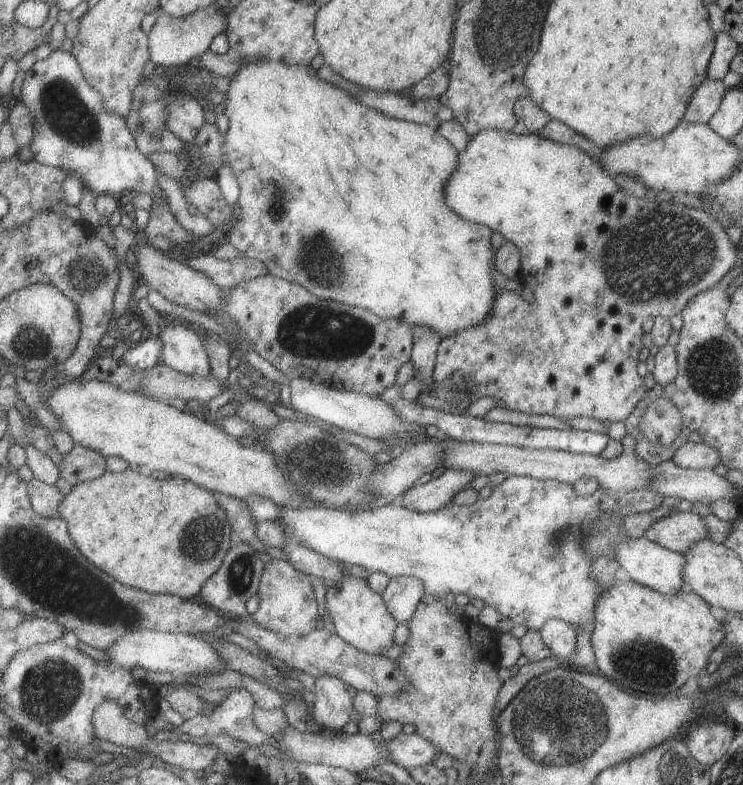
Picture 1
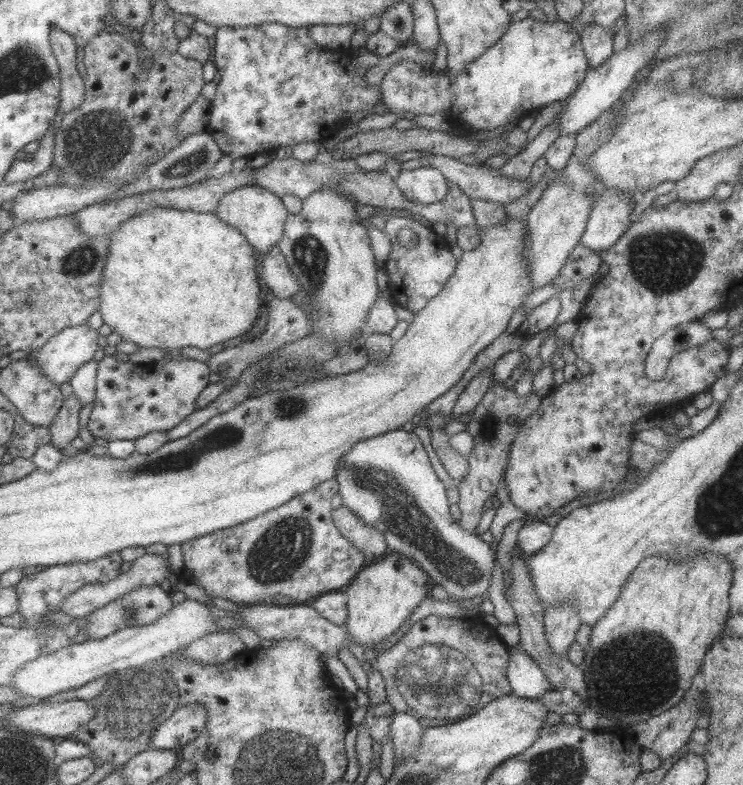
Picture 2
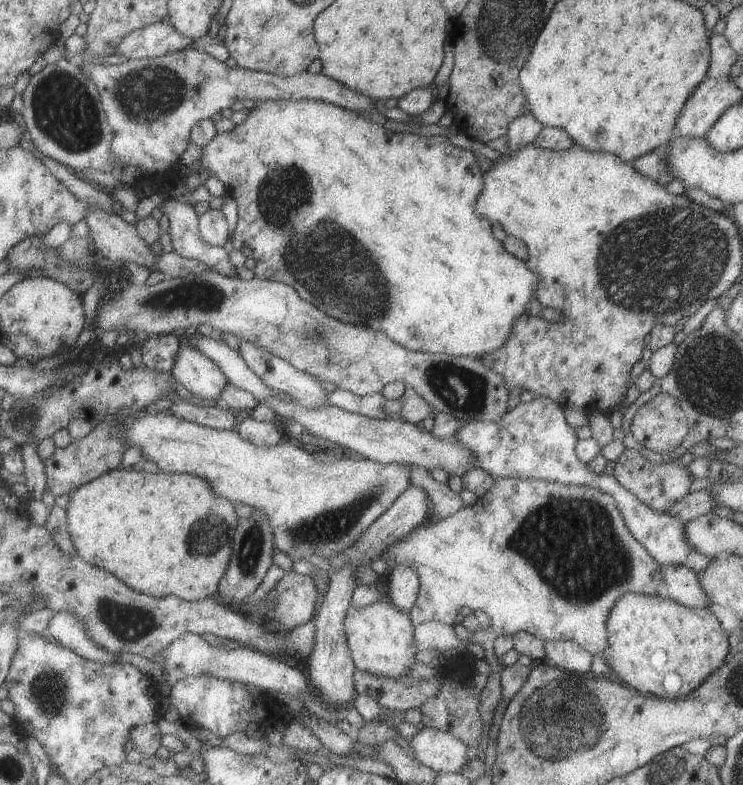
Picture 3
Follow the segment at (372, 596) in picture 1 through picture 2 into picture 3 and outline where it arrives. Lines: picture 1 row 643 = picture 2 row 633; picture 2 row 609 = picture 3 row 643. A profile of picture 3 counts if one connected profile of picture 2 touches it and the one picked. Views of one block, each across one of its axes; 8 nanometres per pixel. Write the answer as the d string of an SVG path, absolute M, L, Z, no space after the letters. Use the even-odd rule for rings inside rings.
M377 601L367 606L349 606L342 625L351 660L357 670L397 680L416 663L414 655L418 650L413 642L414 626L409 615L391 603Z

